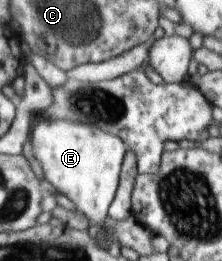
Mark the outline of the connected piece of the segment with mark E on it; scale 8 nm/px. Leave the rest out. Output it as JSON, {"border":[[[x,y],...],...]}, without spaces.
{"border":[[[40,118],[31,127],[32,150],[45,179],[66,196],[93,226],[104,224],[120,186],[123,162],[129,151],[127,143],[117,134],[104,132],[79,120]]]}

